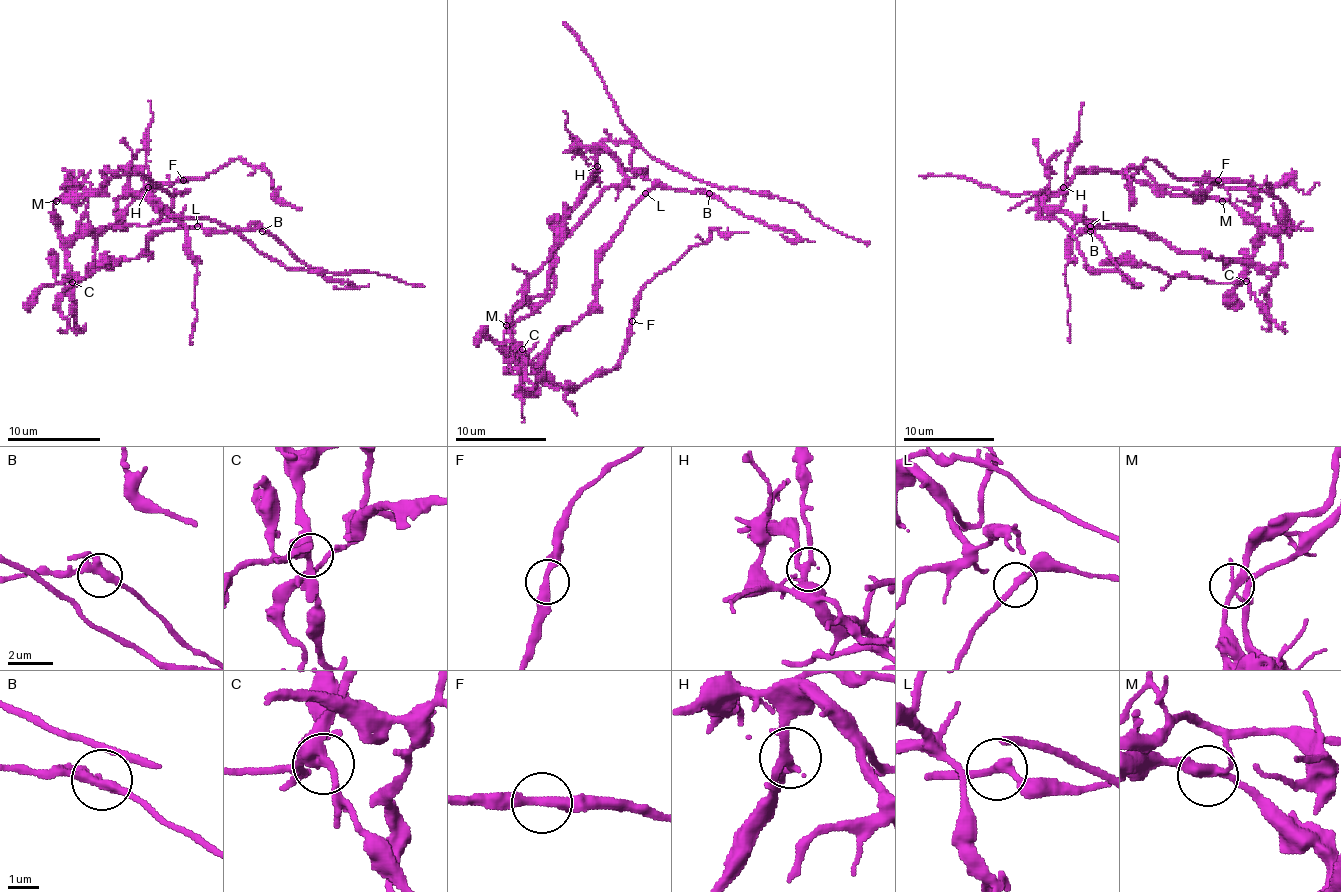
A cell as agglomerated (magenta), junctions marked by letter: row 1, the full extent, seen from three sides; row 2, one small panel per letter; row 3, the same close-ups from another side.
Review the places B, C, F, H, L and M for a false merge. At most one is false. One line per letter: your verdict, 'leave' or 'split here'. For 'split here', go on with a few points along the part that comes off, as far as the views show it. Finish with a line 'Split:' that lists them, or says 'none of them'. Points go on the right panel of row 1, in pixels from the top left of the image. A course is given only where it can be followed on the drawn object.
B: leave
C: leave
F: leave
H: leave
L: leave
M: split here; foreign part runs (1223, 201), (1218, 185), (1159, 187), (1141, 169), (1079, 171), (1038, 201), (1086, 267), (1141, 285)
Split: M

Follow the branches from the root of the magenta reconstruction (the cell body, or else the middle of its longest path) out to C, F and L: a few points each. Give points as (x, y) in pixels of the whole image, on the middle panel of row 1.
C: (508, 328), (504, 335), (506, 358), (510, 360), (522, 349)
F: (508, 328), (504, 335), (504, 353), (508, 360), (533, 363), (556, 383), (581, 385), (618, 363), (632, 321)
L: (508, 328), (506, 358), (531, 363), (545, 383), (549, 342), (588, 310), (595, 299), (597, 253), (645, 193)

